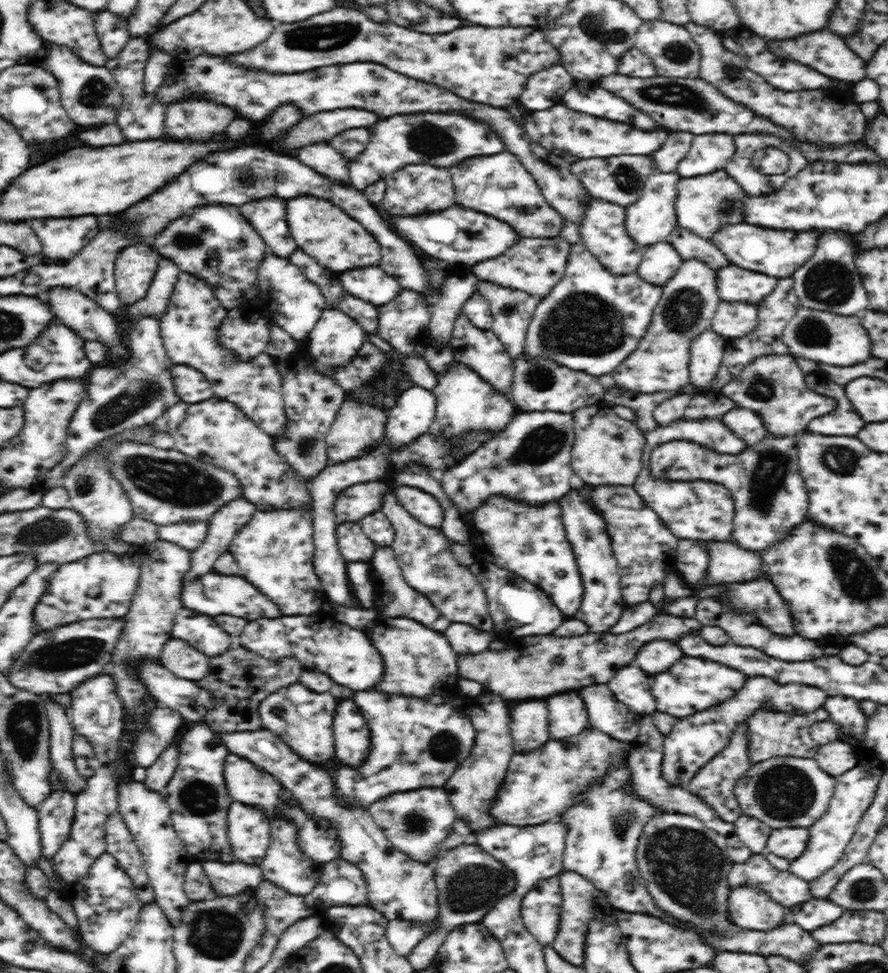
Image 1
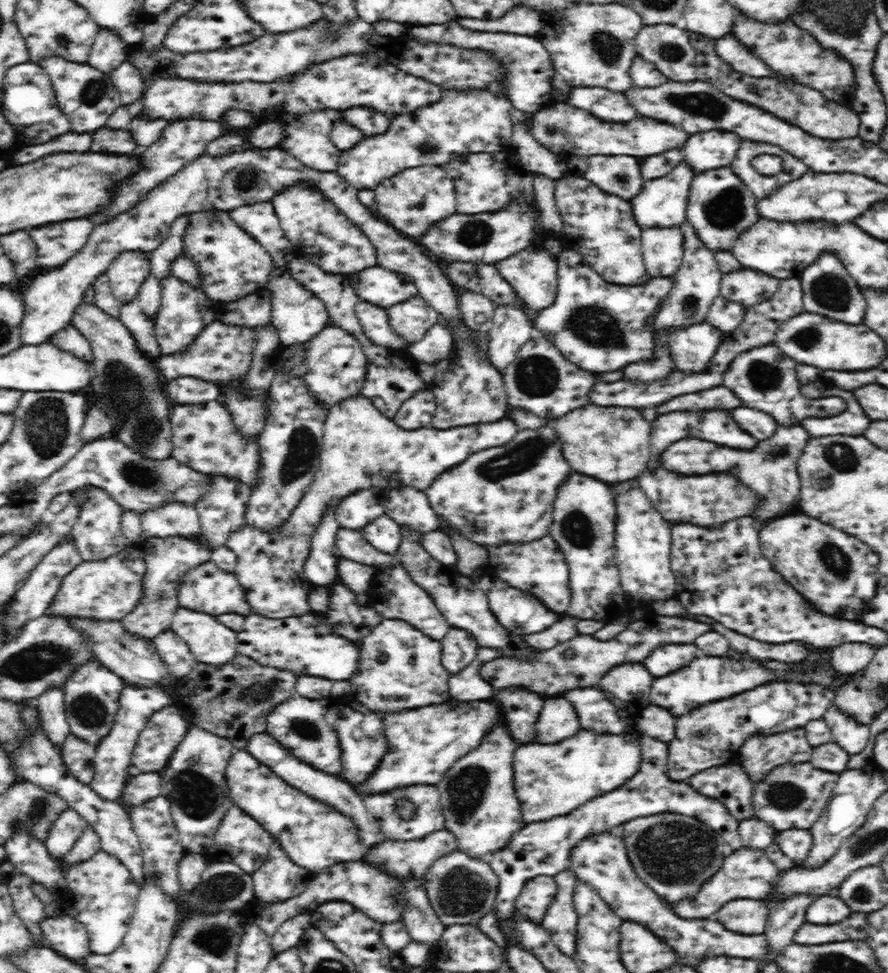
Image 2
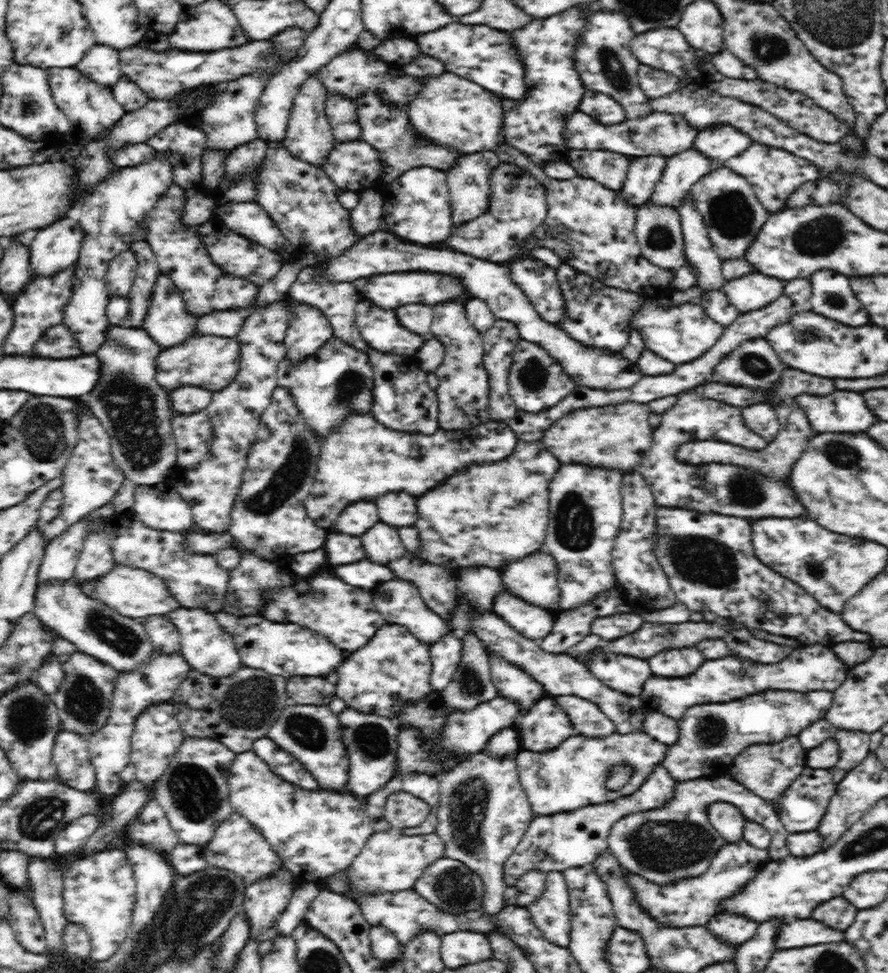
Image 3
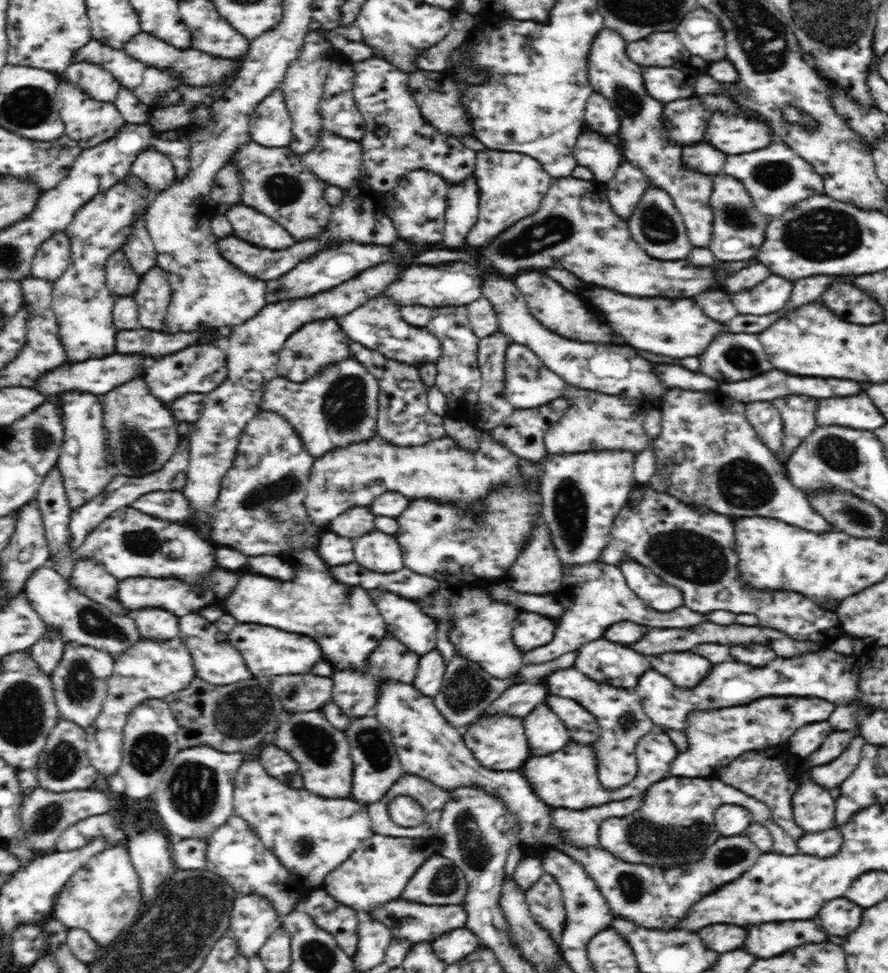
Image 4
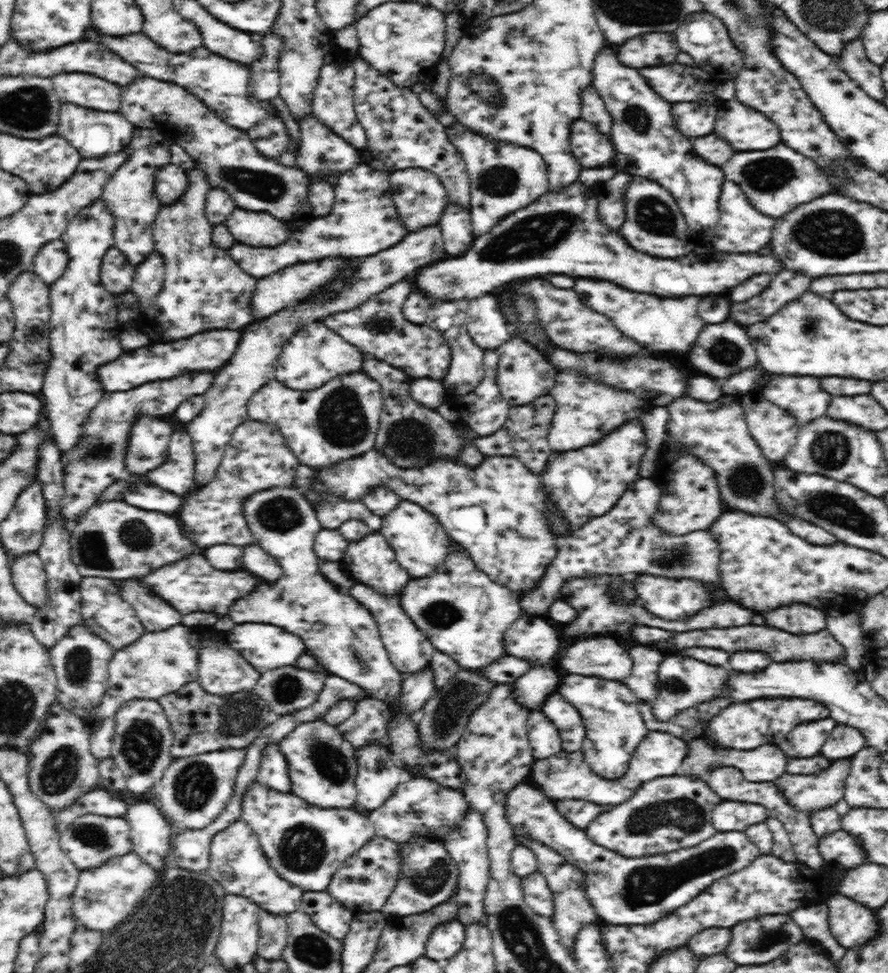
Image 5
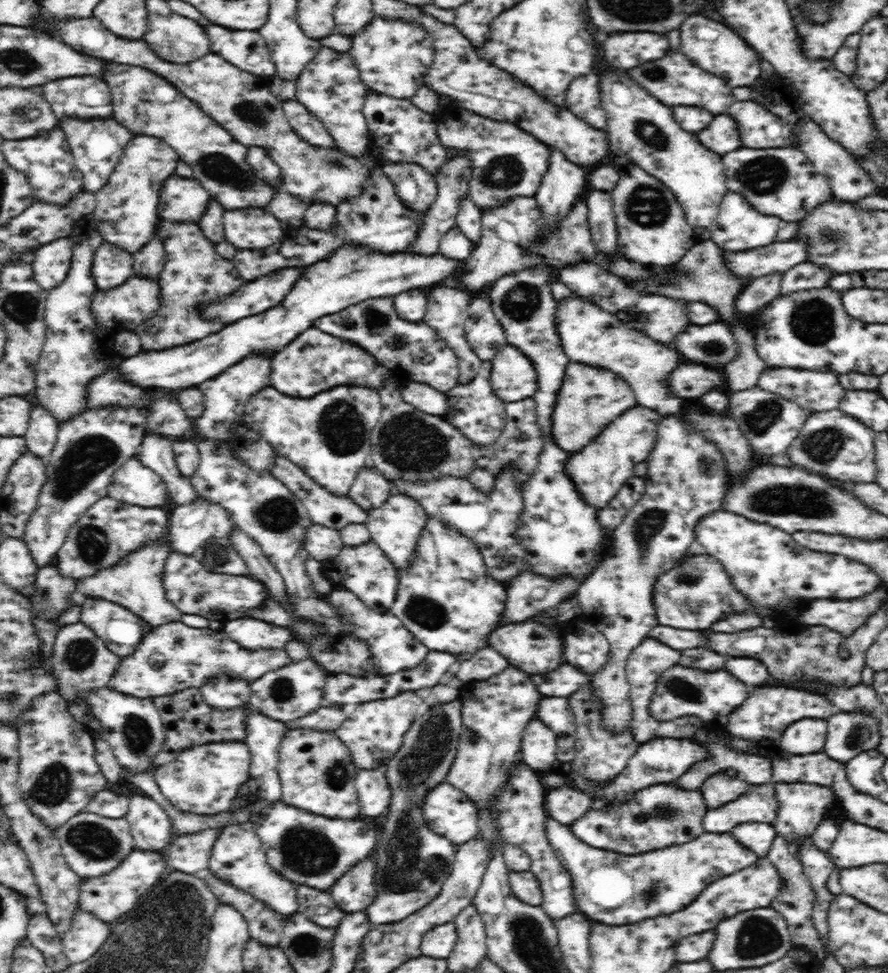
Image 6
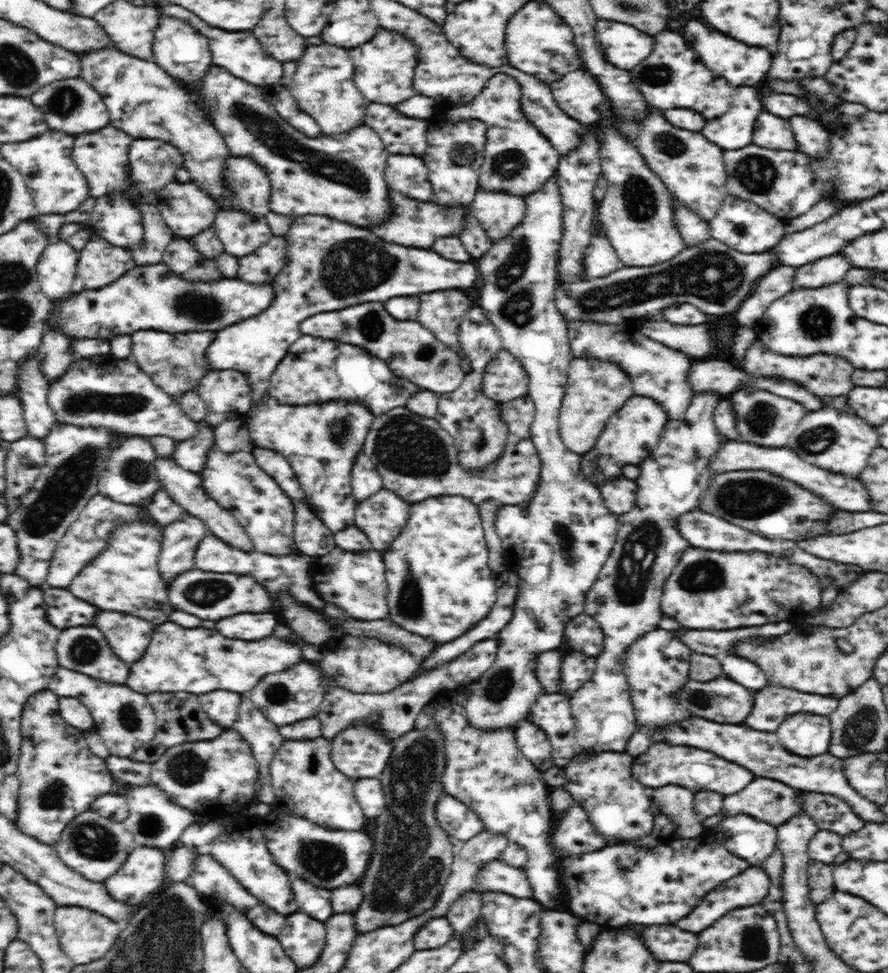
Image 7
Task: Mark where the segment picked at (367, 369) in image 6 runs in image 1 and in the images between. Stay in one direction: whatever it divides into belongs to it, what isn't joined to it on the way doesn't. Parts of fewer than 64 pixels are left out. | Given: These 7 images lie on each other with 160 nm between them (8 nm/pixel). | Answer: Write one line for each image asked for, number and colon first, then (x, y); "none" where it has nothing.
1: (297, 303)
2: (298, 315)
3: (308, 331)
4: (306, 353)
5: (315, 355)

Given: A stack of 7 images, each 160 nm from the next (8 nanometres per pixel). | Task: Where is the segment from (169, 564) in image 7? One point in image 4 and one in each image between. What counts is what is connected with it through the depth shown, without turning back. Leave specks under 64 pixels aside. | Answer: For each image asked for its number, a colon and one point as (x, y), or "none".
4: (259, 510)
5: (257, 458)
6: (190, 526)

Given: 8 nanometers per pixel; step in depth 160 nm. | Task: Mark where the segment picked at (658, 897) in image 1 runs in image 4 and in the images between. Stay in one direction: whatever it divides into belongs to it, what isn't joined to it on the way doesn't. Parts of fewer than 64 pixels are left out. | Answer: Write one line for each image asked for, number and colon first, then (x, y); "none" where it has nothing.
2: (673, 853)
3: (676, 841)
4: (675, 825)

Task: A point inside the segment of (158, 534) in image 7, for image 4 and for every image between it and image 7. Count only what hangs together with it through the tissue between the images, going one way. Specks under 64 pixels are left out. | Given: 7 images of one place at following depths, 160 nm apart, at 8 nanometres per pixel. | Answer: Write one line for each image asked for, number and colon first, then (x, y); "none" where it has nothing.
4: (153, 623)
5: (155, 614)
6: (136, 584)

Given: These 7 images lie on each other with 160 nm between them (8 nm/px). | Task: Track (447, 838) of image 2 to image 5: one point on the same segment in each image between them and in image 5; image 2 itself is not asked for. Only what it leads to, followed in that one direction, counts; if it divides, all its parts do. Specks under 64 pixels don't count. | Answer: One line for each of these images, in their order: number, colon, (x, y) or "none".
3: (390, 861)
4: (376, 873)
5: (362, 884)

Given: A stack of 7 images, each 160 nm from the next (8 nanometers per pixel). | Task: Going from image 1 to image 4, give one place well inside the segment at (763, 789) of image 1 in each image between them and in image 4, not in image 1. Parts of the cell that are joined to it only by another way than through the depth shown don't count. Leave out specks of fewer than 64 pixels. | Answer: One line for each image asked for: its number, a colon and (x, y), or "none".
2: (791, 796)
3: (800, 809)
4: (814, 808)

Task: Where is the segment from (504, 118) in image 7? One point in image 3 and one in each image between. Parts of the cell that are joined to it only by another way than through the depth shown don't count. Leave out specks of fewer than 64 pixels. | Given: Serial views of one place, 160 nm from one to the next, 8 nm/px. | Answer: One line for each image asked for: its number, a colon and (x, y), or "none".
3: (517, 207)
4: (512, 185)
5: (504, 177)
6: (505, 161)

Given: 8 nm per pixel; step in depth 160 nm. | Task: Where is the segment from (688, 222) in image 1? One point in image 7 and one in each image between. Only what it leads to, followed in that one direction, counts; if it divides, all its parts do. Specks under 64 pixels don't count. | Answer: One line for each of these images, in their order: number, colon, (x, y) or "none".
2: (720, 206)
3: (732, 213)
4: (739, 228)
5: (741, 228)
6: (738, 227)
7: (740, 224)

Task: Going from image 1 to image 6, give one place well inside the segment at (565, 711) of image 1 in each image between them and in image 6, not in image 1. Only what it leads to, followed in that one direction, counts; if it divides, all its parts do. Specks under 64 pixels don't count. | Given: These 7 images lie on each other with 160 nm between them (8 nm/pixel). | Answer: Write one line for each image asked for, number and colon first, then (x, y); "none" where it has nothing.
2: (557, 721)
3: (545, 727)
4: (546, 734)
5: (543, 736)
6: (538, 743)

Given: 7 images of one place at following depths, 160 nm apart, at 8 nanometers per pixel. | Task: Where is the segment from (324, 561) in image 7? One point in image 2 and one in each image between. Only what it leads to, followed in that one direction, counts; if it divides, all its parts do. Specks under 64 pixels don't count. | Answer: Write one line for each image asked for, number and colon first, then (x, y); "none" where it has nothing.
2: (382, 533)
3: (382, 543)
4: (377, 551)
5: (371, 561)
6: (366, 570)

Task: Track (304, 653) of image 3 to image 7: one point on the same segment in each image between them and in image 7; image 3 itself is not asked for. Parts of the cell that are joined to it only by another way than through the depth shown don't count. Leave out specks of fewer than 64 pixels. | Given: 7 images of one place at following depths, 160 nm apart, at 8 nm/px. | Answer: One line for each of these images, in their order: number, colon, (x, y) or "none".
4: (268, 651)
5: (264, 646)
6: (252, 633)
7: (251, 626)

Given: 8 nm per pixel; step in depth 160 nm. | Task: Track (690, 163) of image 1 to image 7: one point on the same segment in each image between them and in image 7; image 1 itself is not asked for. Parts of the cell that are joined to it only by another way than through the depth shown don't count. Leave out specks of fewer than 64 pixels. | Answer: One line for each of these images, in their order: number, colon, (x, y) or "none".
2: (704, 151)
3: (718, 144)
4: (733, 134)
5: (747, 130)
6: (759, 129)
7: (771, 132)

